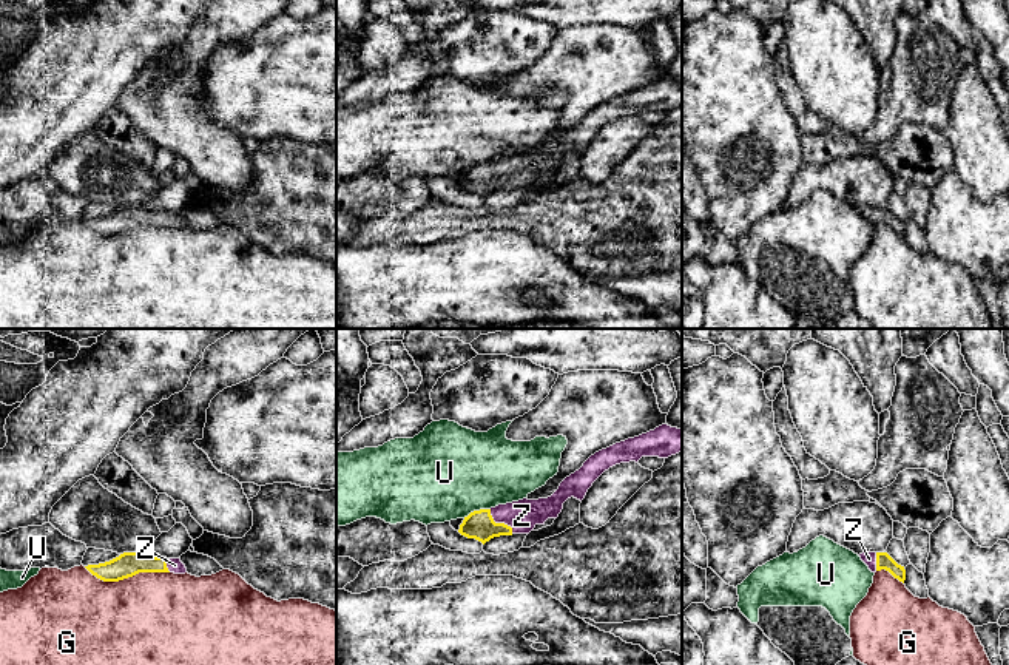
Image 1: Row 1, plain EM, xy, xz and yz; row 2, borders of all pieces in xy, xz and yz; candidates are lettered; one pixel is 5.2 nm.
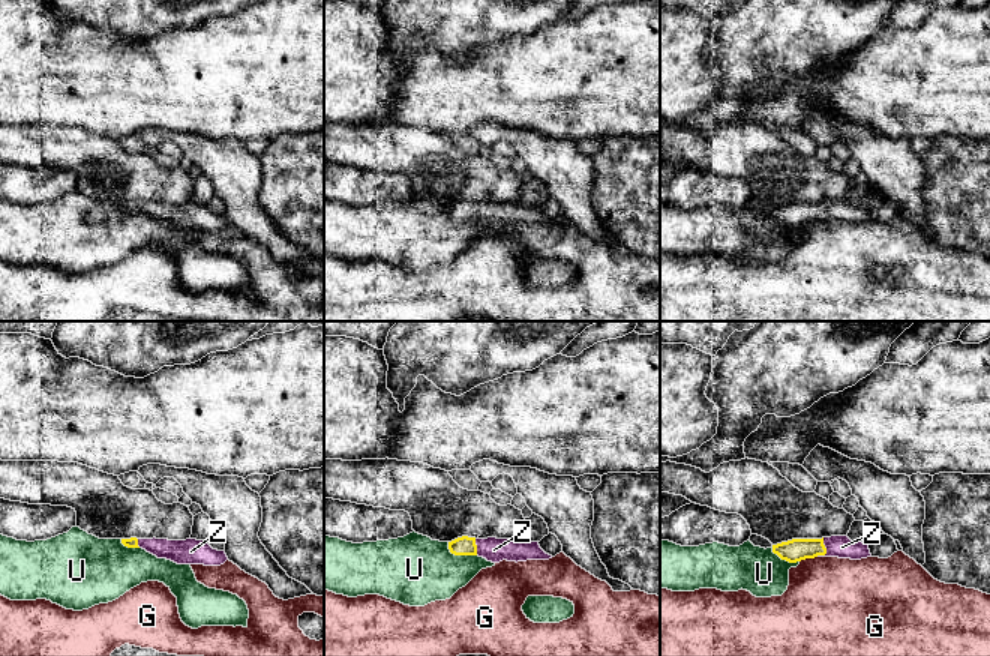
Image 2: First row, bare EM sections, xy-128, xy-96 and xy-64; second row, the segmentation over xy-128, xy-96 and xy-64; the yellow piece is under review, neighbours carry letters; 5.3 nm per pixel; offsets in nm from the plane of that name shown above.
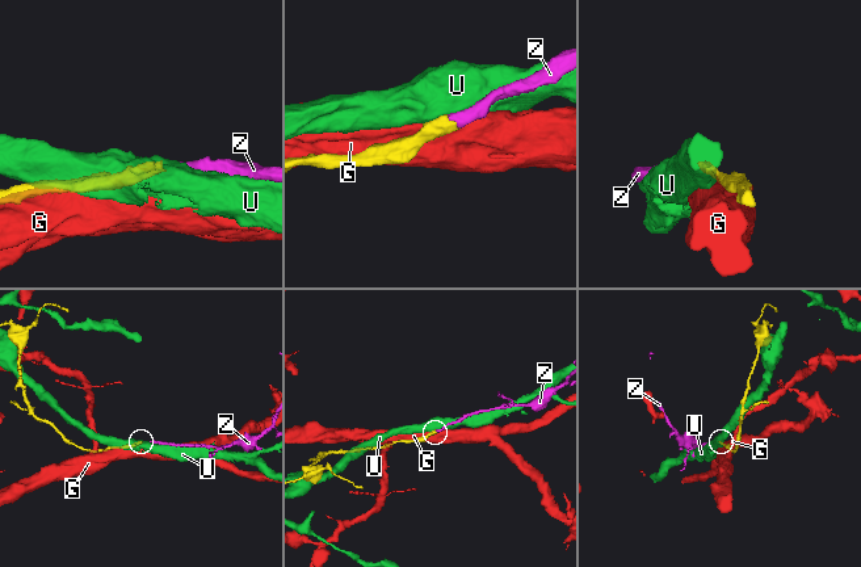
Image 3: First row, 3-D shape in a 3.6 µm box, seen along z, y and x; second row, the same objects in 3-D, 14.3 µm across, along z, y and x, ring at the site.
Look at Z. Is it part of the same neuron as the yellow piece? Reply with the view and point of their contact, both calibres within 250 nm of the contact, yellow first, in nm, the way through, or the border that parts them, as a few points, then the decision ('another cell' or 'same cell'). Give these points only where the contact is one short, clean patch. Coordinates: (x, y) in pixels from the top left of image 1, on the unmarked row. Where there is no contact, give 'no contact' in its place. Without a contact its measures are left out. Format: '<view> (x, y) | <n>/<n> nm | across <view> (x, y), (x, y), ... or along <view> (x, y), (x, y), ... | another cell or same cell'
xz (500, 178) | 150/170 nm | across xz (479, 179), (500, 178), (522, 170) | same cell

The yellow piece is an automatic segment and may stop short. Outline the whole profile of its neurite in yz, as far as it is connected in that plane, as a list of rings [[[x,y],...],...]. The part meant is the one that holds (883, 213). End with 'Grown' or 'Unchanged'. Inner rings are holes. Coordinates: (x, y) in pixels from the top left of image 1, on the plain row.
[[[862,207],[859,208],[861,214],[869,221],[872,227],[886,224],[895,233],[904,238],[906,235],[906,224],[904,221],[898,219],[887,207]]]. Grown

